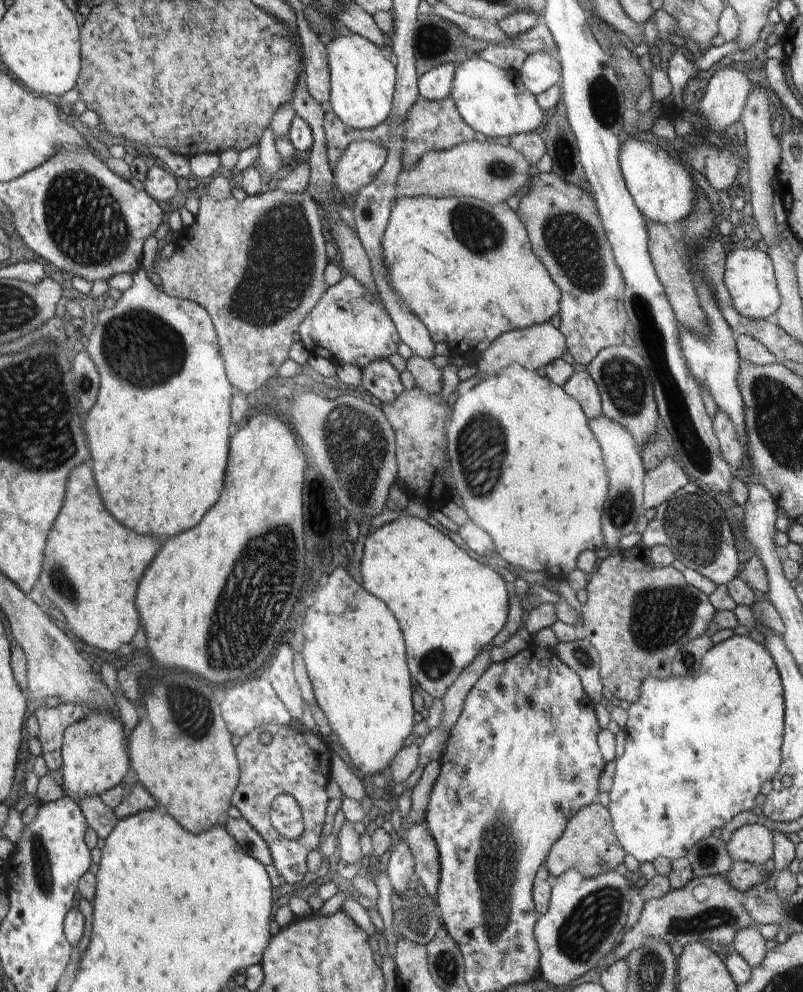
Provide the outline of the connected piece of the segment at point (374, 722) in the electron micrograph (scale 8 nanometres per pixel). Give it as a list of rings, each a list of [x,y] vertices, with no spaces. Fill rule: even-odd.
[[[344,568],[334,570],[328,578],[328,584],[318,590],[312,612],[320,614],[306,614],[302,624],[302,632],[306,636],[302,652],[317,705],[326,715],[333,733],[338,736],[354,767],[363,775],[371,777],[385,773],[404,740],[413,734],[415,724],[406,646],[398,620],[382,600],[367,592]]]

